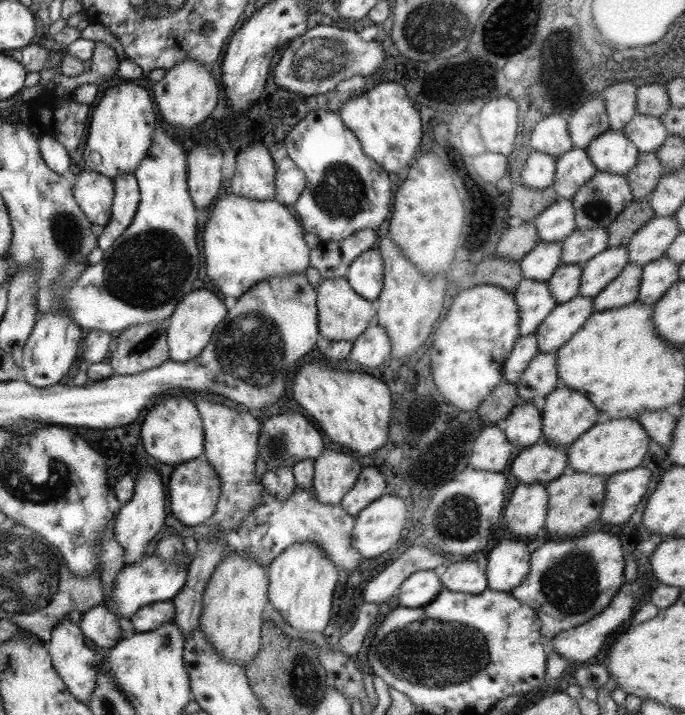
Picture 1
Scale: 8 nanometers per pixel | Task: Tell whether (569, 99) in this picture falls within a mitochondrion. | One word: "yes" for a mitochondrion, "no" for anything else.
no

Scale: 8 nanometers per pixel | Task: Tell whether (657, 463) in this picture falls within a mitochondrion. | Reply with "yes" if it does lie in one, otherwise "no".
no

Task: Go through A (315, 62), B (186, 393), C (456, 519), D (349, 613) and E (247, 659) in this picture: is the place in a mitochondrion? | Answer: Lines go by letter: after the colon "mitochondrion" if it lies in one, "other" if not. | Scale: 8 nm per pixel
A: mitochondrion
B: other
C: mitochondrion
D: other
E: other

